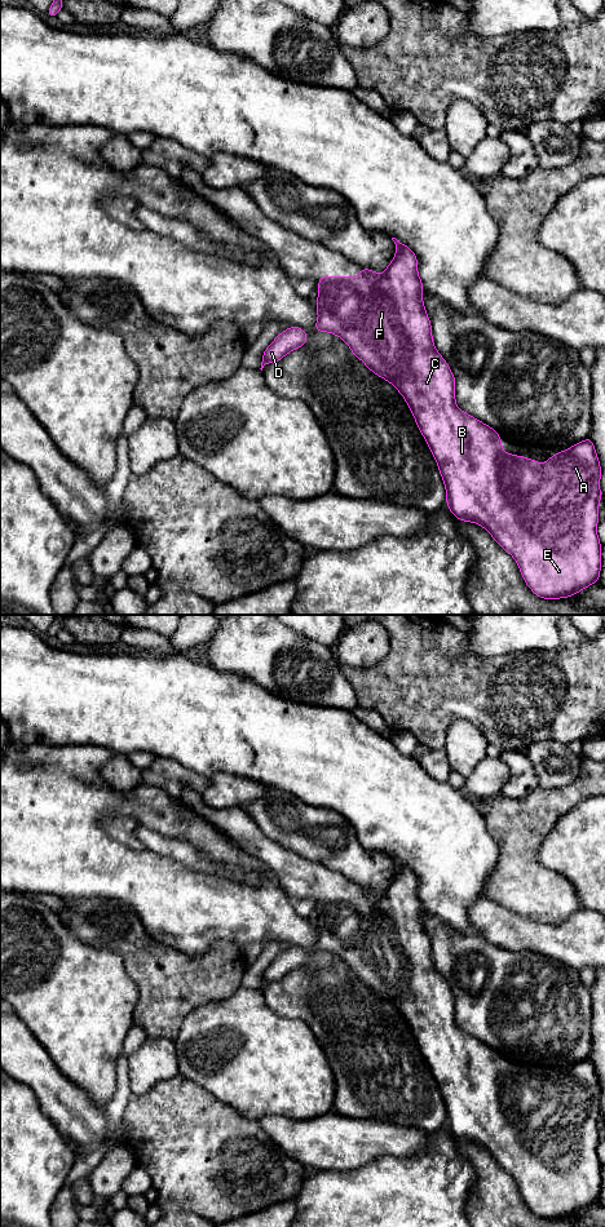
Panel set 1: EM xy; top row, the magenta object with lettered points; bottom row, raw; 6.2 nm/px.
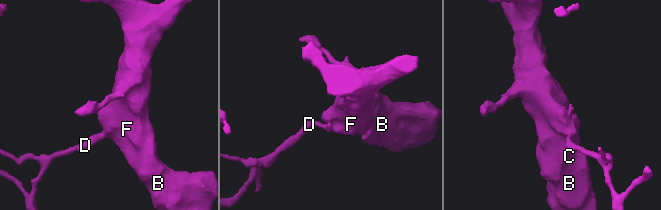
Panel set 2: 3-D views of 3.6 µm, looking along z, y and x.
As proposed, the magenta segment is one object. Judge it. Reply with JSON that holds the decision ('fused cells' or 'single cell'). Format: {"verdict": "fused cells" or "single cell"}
{"verdict": "single cell"}

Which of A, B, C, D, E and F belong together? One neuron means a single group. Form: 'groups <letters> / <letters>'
groups A B C D E F

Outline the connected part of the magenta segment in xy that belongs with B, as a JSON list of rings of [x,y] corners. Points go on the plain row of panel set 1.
[[[396,858],[393,881],[384,894],[361,889],[357,896],[321,896],[318,899],[315,951],[341,957],[368,989],[389,1001],[405,1018],[428,1067],[437,1081],[446,1107],[450,1131],[460,1140],[473,1142],[490,1152],[493,1159],[517,1182],[527,1206],[540,1218],[568,1218],[599,1202],[601,1164],[596,1153],[601,1120],[601,1088],[593,1063],[586,1060],[560,1071],[546,1084],[505,1073],[498,1051],[458,1028],[455,997],[436,970],[432,945],[423,923],[423,903],[418,894],[415,873]]]

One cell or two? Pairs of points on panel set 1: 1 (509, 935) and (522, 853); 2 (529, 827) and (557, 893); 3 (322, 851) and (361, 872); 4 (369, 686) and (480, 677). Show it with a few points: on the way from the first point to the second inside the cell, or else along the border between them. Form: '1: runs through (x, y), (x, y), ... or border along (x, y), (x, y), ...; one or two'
1: border along (486, 897), (525, 917), (542, 922); two
2: runs through (529, 844), (529, 864), (541, 876); one
3: runs through (331, 851), (340, 851), (352, 863); one
4: runs through (396, 686), (453, 683); one

